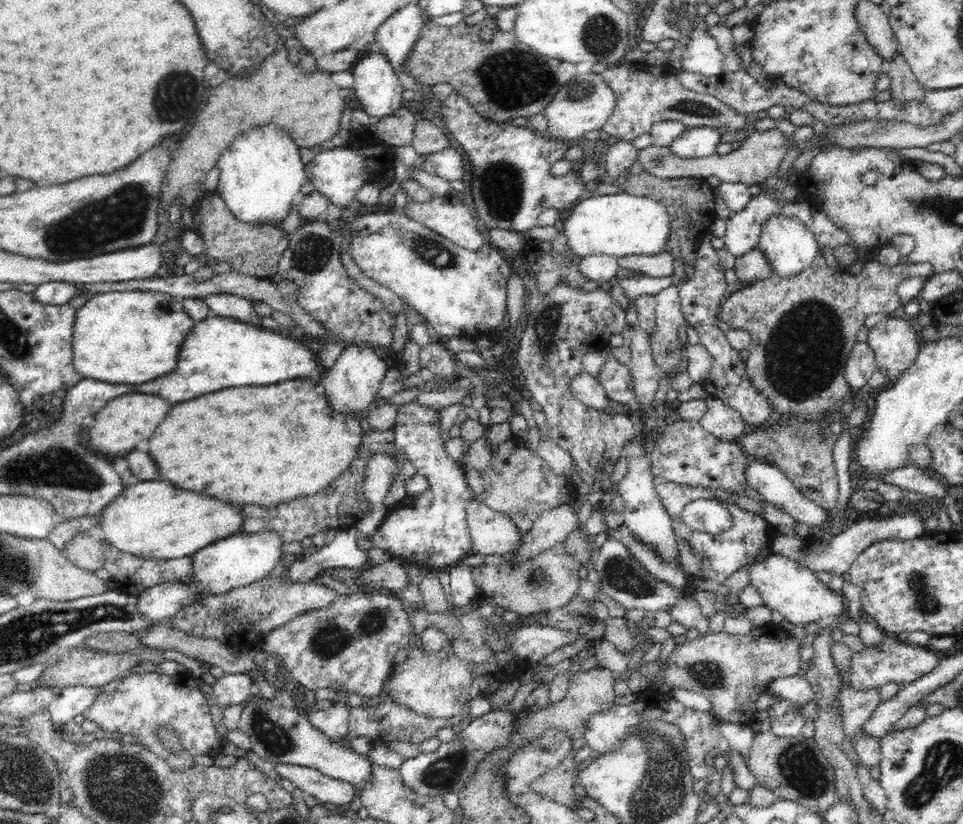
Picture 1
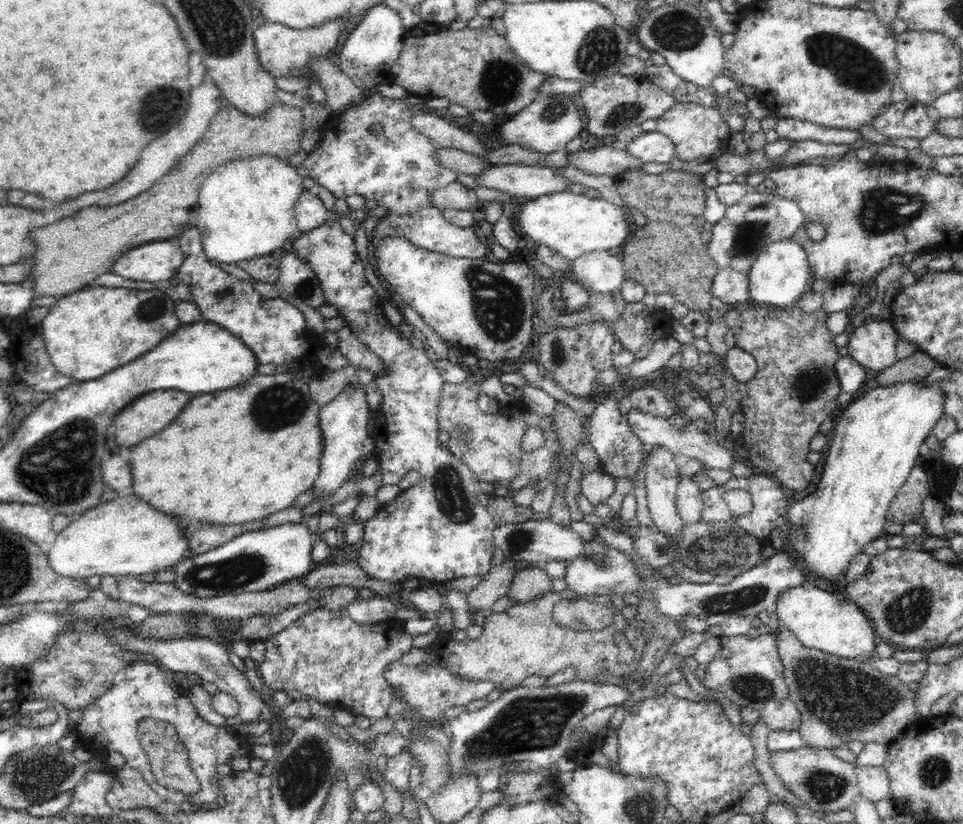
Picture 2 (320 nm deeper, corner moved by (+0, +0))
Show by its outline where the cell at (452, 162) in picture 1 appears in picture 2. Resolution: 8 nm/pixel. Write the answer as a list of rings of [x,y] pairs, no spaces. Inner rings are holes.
[[[521,164],[494,165],[476,176],[479,186],[494,188],[511,195],[516,202],[523,199],[568,191],[573,184],[566,176],[552,167],[526,166]]]

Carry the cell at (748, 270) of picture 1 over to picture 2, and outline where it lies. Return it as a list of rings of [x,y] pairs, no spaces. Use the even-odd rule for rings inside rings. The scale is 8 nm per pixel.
[[[720,268],[713,280],[711,293],[724,302],[725,309],[750,302],[749,273],[736,272],[731,268]]]

